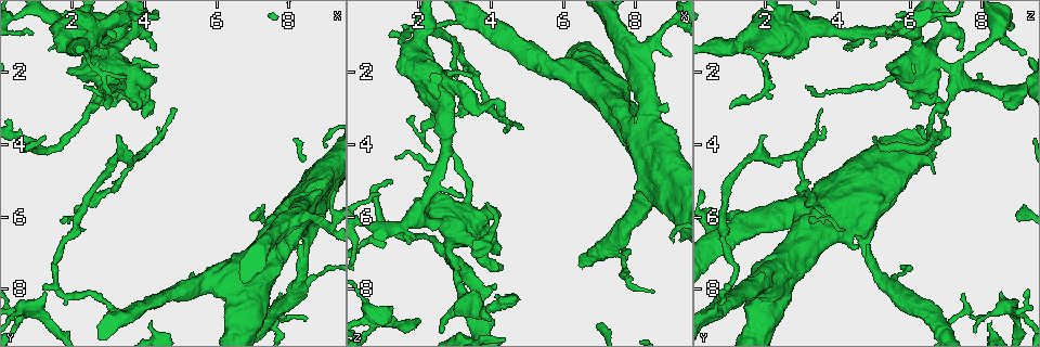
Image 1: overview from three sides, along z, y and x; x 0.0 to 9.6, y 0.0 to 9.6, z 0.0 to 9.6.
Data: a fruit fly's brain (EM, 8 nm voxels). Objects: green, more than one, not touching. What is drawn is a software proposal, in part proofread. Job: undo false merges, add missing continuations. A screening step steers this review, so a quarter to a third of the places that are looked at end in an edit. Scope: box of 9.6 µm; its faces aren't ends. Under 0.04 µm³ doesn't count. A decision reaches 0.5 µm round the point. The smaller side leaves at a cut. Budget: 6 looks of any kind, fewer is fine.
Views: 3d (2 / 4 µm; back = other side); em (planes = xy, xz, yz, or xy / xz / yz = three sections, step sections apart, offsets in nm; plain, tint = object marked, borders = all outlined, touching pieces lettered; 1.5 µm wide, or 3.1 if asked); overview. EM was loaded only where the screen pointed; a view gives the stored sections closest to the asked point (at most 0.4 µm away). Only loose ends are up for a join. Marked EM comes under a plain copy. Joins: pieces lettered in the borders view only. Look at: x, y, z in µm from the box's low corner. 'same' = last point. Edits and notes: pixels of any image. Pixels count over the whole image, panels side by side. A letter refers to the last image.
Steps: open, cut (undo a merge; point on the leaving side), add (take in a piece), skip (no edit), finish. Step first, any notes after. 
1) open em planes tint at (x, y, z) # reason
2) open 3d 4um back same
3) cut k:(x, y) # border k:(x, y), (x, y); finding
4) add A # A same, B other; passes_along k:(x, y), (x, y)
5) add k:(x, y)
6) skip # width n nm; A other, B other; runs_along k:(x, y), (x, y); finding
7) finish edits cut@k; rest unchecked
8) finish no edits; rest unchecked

open 3d 4um at (2.40, 6.40, 4.25)

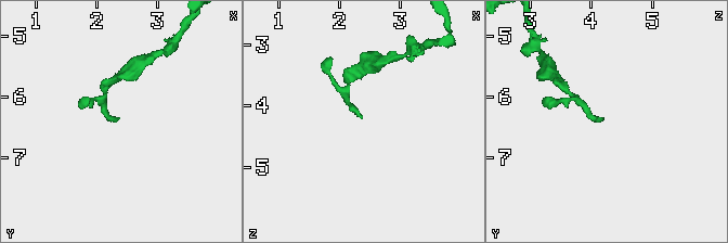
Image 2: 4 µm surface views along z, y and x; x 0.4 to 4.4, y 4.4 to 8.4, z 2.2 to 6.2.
open em planes borders at (2.35, 6.35, 4.20) # need the tissue

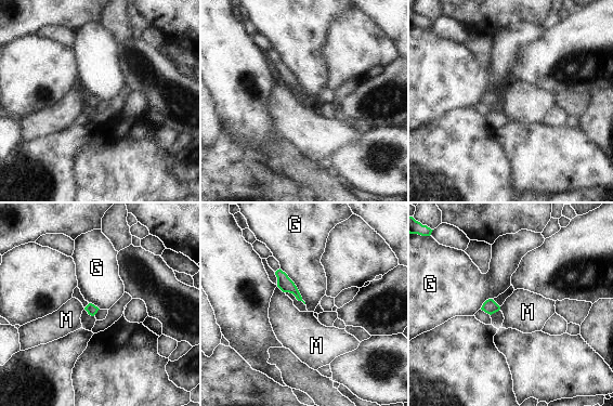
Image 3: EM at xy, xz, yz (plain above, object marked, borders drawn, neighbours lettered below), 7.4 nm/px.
skip # G other, M other; border 3:(279, 269), (294, 283), (305, 303); no lettered piece goes on from it

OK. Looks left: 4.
open 3d 4um at (3.75, 0.75, 7.05)

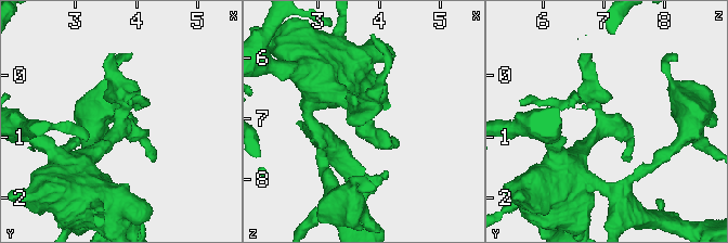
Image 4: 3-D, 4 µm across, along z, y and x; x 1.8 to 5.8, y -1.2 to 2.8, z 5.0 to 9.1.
open em planes borders at (3.80, 0.75, 7.00)

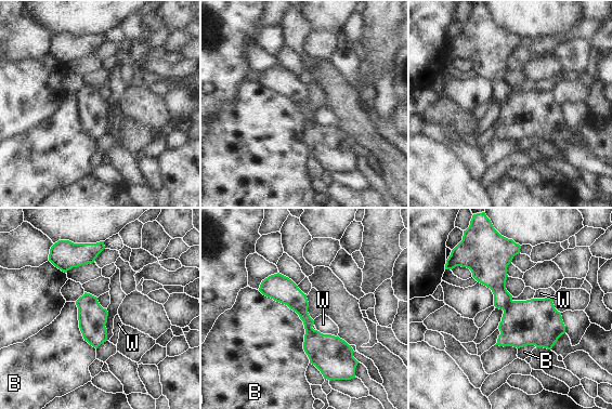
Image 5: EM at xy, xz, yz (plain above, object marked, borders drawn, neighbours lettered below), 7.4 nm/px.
skip # B other, W other; runs_along 5:(271, 278), (301, 308), (324, 365); all the same neuron

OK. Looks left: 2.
open 3d 4um at (8.90, 5.30, 3.15) # an open end

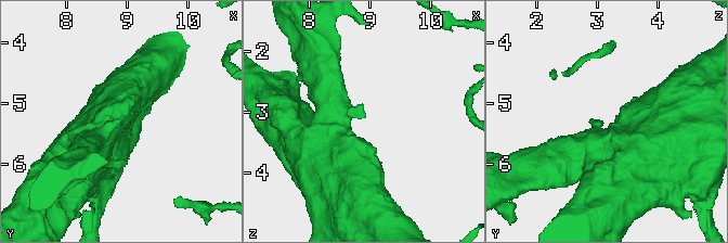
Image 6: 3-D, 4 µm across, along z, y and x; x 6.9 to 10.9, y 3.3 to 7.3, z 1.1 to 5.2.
open em yz step 4 borders at (8.90, 5.30, 3.10) # need the tissue

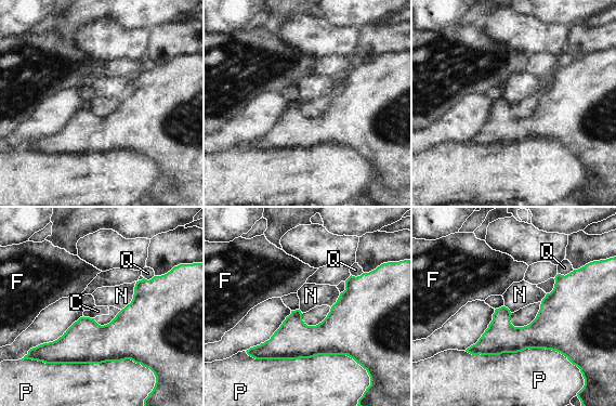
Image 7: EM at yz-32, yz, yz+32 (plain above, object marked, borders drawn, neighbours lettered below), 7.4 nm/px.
skip # C other, F other, N other, P other, Q other; no lettered piece goes on from it

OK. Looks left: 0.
finish no edits; rest unchecked

